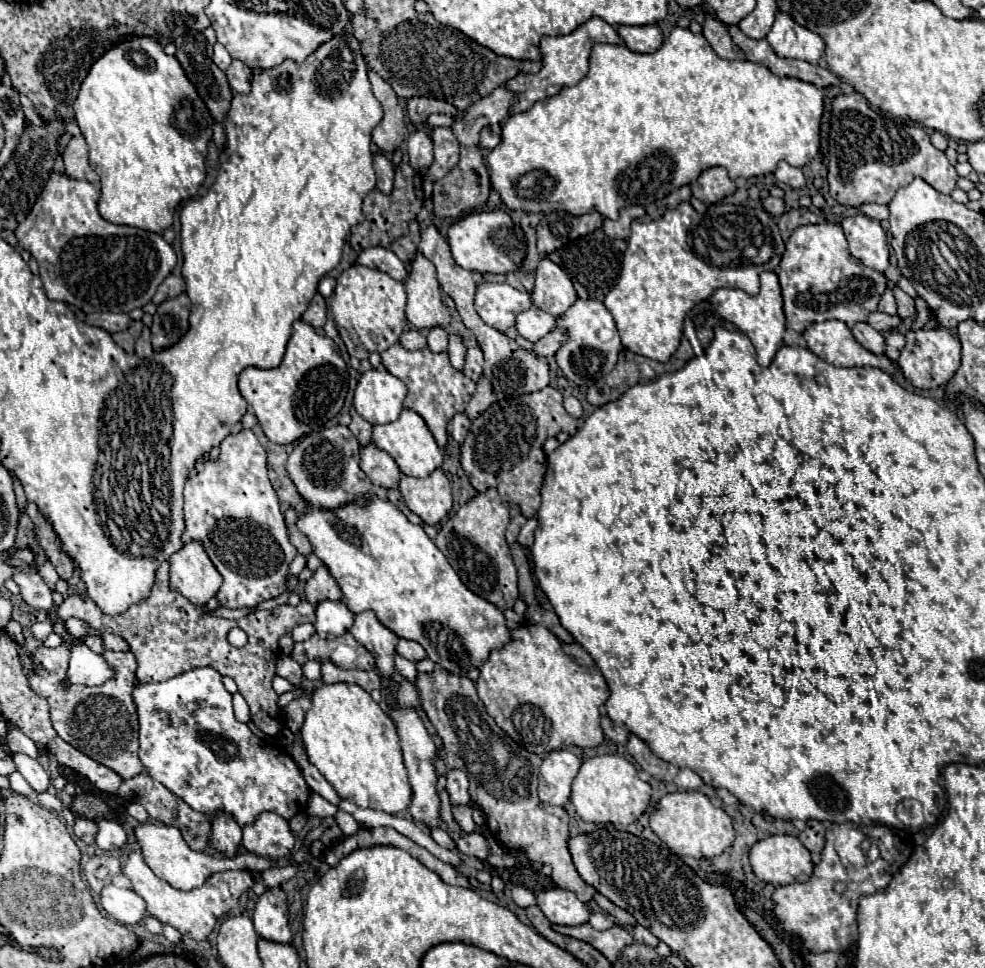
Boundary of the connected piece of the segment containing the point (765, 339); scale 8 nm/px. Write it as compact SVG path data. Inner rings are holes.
M762 272L760 276L760 292L758 296L748 296L742 290L728 290L720 288L710 298L714 310L728 322L732 322L740 332L744 332L754 348L756 348L756 360L760 366L768 366L776 352L784 346L784 332L786 332L786 318L782 310L782 294L778 276L774 272Z

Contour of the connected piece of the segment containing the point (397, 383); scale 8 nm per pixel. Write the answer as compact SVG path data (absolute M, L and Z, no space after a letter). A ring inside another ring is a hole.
M372 368L362 374L356 386L354 408L372 426L390 424L400 416L406 392L406 384L400 378Z

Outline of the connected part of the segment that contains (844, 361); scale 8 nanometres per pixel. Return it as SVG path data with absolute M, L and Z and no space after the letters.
M824 320L812 322L804 332L802 338L808 344L808 350L814 352L818 358L834 364L834 366L874 366L886 372L894 372L892 360L884 354L876 356L854 340L850 328L840 320Z

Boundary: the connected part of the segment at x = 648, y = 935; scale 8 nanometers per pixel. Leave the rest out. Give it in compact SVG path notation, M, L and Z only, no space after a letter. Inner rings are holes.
M640 924L634 928L634 940L636 940L638 944L648 944L648 946L658 946L658 942L660 942L650 930L646 930L646 928L640 926Z

